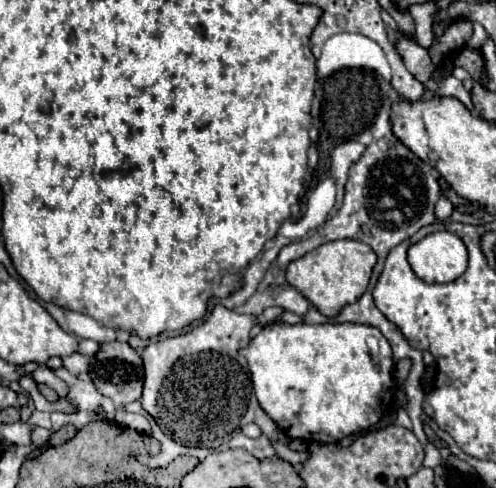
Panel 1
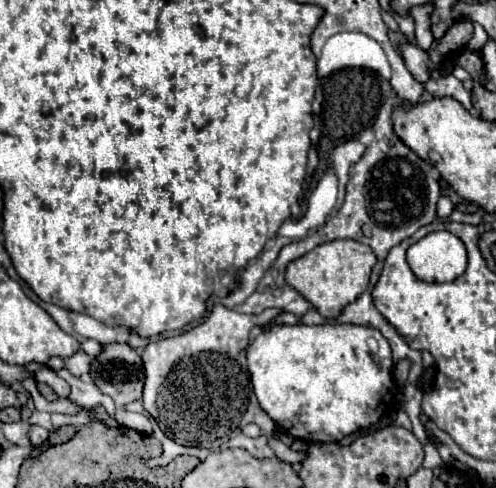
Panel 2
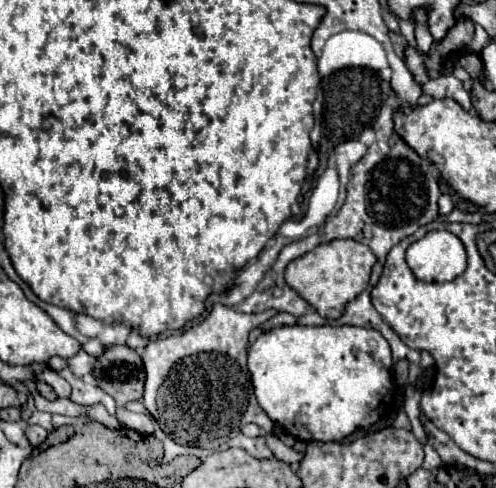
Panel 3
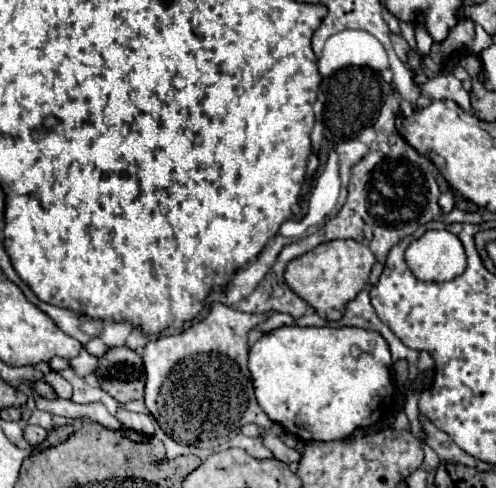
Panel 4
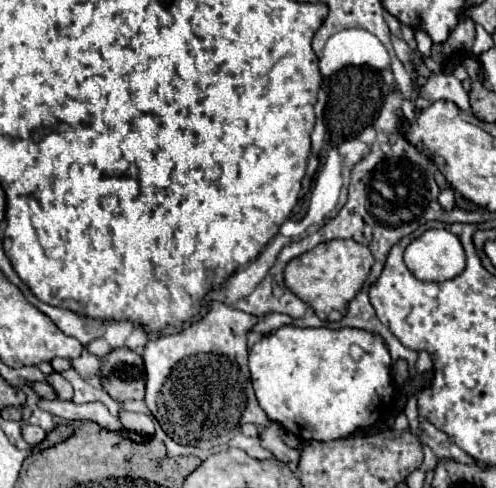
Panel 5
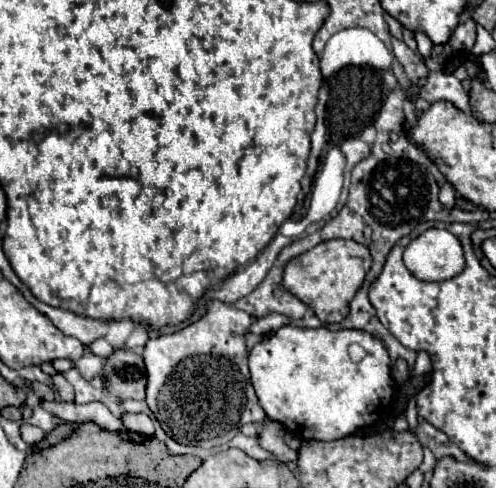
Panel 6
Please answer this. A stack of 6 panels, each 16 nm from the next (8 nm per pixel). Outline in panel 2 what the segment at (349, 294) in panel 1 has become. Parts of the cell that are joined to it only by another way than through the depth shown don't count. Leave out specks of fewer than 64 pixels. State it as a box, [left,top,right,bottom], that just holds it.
[286,240,376,318]

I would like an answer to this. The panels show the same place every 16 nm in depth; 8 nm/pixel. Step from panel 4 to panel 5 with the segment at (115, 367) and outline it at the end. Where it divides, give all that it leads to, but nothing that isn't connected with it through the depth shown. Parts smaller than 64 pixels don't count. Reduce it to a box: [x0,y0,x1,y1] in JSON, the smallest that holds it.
[98,346,144,404]

